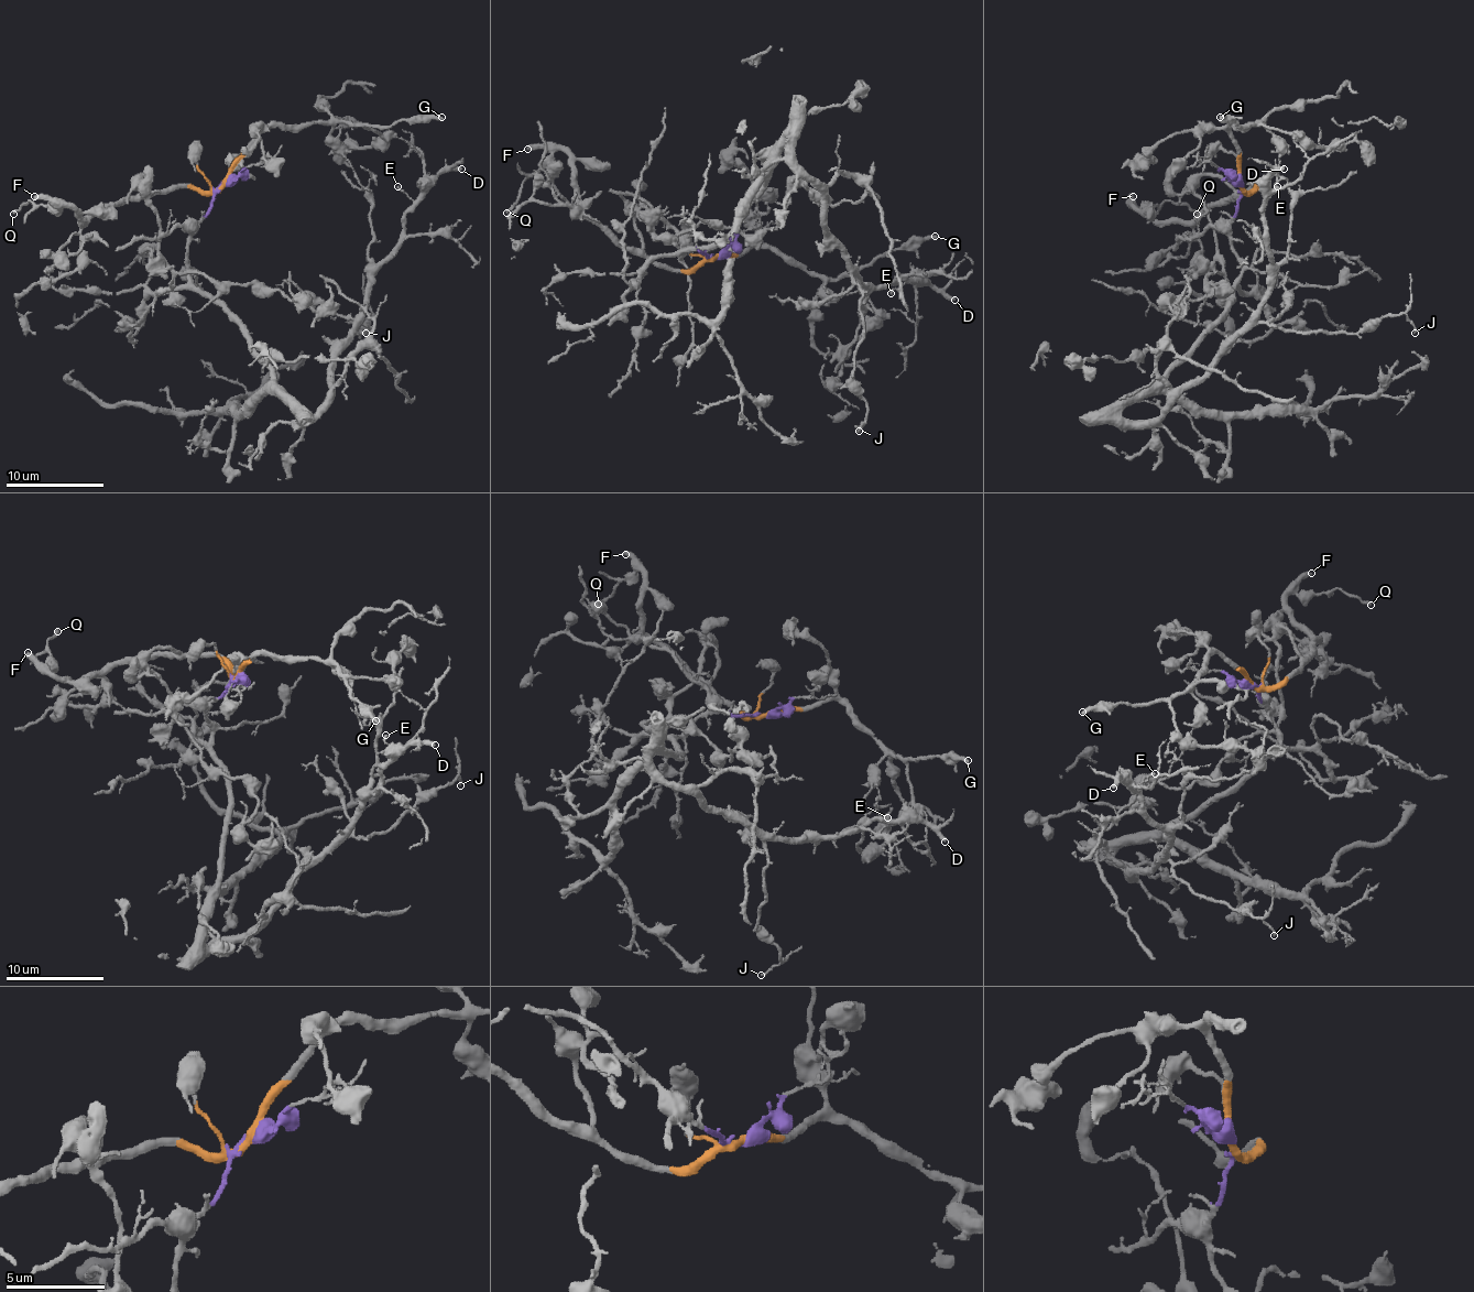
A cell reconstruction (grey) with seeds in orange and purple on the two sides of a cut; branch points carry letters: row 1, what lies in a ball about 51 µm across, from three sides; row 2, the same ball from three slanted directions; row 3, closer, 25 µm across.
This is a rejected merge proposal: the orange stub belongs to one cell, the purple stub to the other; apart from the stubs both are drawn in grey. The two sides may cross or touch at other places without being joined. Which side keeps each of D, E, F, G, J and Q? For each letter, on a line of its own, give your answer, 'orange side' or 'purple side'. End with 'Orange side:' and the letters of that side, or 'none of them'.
D: purple side
E: purple side
F: orange side
G: orange side
J: purple side
Q: orange side
Orange side: F, G, Q

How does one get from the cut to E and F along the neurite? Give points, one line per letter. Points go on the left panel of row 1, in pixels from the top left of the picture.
E: (220, 185), (188, 279), (299, 422), (329, 398), (334, 348), (397, 242), (413, 203), (397, 185)
F: (220, 185), (206, 191), (171, 188), (105, 203), (85, 220), (65, 205), (33, 195)

